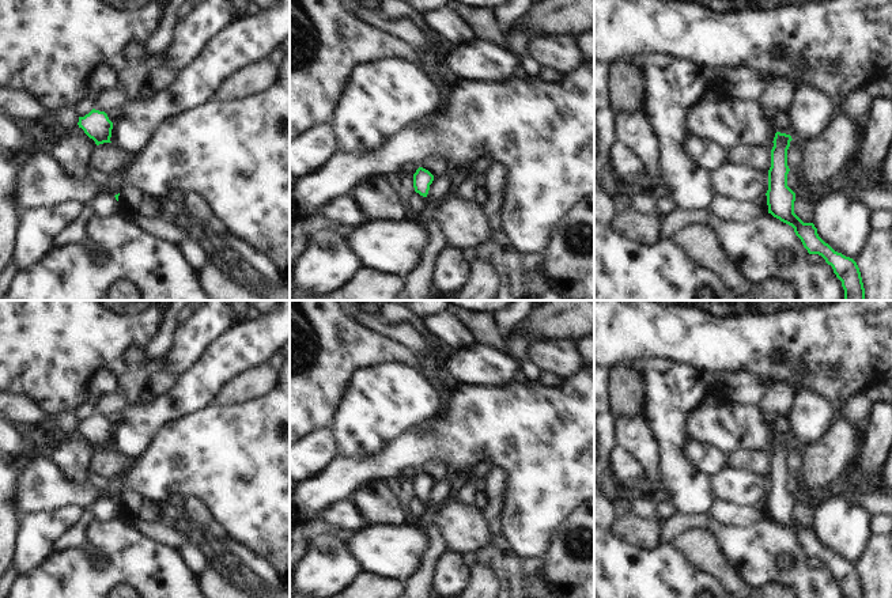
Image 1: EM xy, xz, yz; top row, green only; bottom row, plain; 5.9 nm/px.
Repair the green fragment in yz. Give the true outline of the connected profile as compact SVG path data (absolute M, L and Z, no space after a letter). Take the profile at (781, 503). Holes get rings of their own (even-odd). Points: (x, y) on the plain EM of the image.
M776 436L772 446L768 495L766 497L768 518L791 530L809 559L821 560L832 571L834 578L842 586L844 598L865 598L857 567L835 556L819 541L813 527L804 527L794 518L795 497L787 491L787 478L790 476L787 470L787 454L791 444L790 439Z

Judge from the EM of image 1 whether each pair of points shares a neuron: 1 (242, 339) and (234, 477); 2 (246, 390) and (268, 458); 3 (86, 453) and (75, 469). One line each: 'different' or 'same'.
1: different
2: different
3: same

